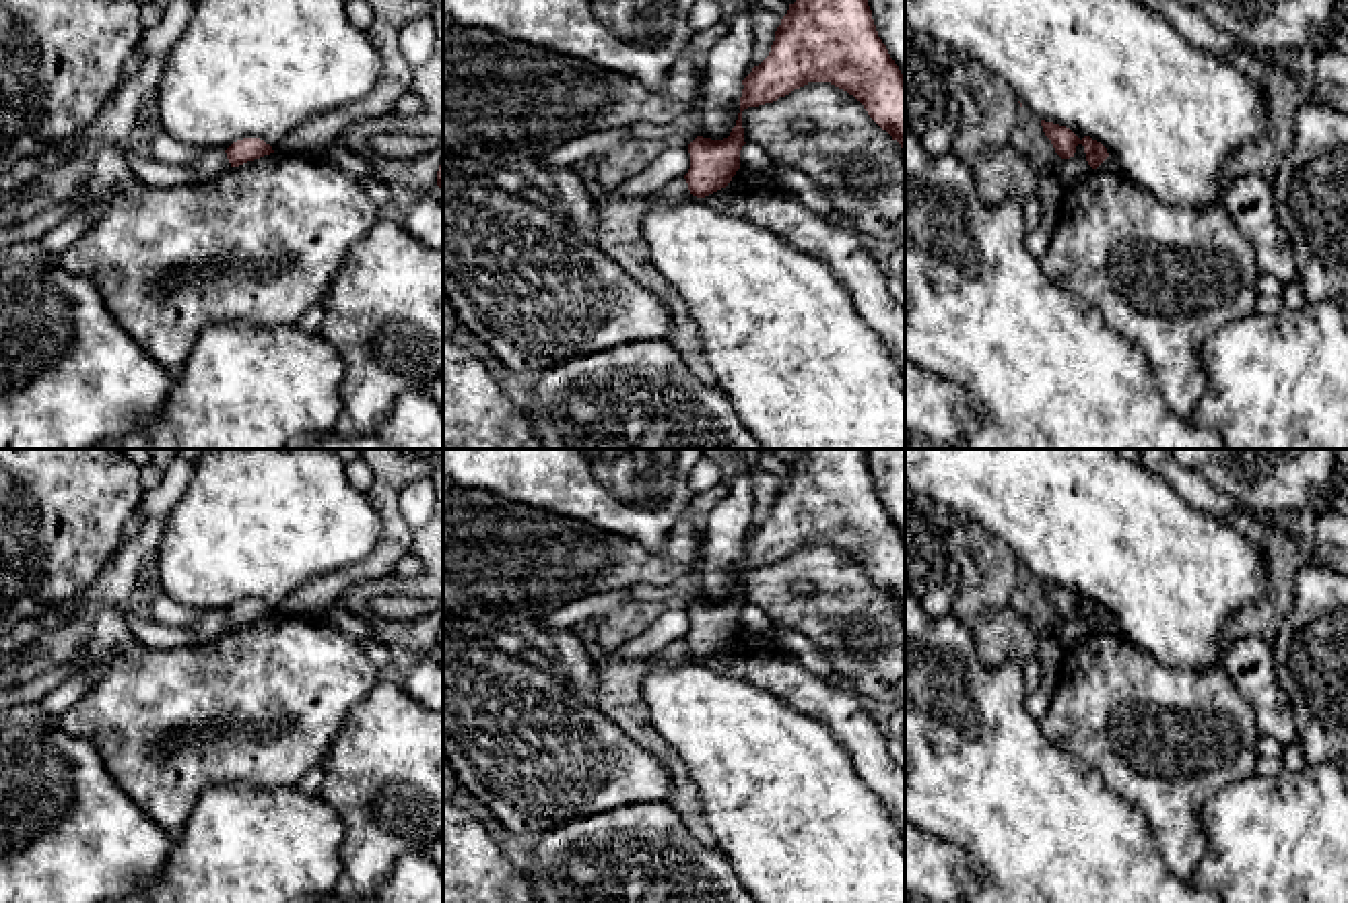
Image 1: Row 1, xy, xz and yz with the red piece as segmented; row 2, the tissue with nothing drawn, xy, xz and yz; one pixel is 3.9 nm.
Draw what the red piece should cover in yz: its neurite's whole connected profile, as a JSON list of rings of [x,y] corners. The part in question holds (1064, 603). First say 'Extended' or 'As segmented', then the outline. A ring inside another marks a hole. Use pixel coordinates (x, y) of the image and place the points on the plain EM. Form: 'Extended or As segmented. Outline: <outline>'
As segmented. Outline: [[[1041,581],[1041,588],[1061,621],[1074,618],[1078,606],[1084,608],[1086,623],[1092,631],[1097,631],[1109,618],[1107,610],[1090,598],[1080,602],[1070,590],[1045,581]]]

